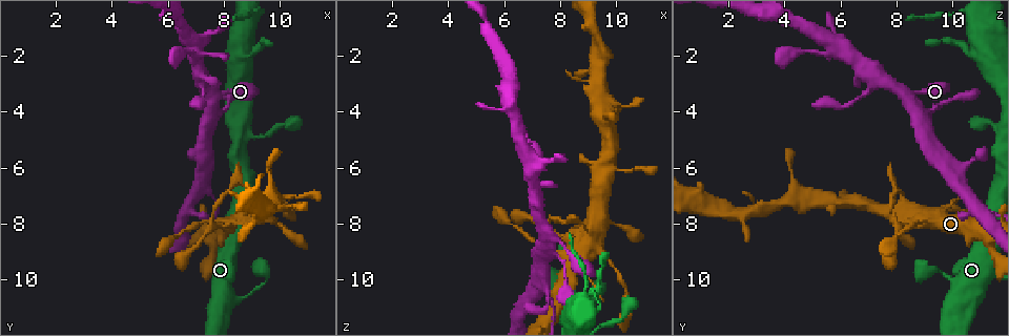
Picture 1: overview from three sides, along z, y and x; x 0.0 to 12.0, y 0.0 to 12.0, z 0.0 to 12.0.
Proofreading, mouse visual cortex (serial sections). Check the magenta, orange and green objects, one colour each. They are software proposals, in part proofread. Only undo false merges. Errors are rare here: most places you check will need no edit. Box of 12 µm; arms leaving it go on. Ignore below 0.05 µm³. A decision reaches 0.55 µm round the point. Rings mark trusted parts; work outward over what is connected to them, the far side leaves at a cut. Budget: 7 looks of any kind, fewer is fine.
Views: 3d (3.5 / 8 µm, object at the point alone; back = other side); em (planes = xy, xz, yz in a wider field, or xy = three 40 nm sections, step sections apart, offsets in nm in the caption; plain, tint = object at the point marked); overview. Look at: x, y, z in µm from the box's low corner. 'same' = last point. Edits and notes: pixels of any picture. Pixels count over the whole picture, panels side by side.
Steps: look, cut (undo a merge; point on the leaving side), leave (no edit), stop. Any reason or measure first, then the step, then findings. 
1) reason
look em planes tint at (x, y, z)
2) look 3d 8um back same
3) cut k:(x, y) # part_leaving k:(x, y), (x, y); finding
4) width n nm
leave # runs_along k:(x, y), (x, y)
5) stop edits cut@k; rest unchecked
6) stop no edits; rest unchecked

sudden change in width
look 3d 3.5um at (8.9, 2.0, 10.6)

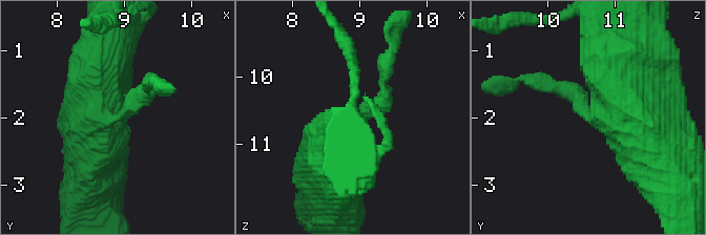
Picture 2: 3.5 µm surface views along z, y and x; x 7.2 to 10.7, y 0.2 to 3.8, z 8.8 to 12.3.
now the EM
look em xy step 2 tint at (8.90, 2.00, 10.60)

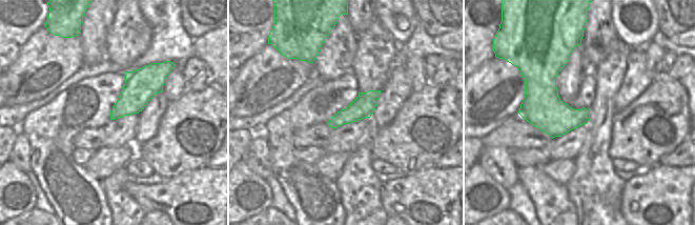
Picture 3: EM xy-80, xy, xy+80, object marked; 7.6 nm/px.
leave # runs_along 2:(330, 164), (339, 126), (385, 97), (381, 76); all the same cell

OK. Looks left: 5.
abrupt turn
look 3d 3.5um at (8.8, 6.7, 7.9)

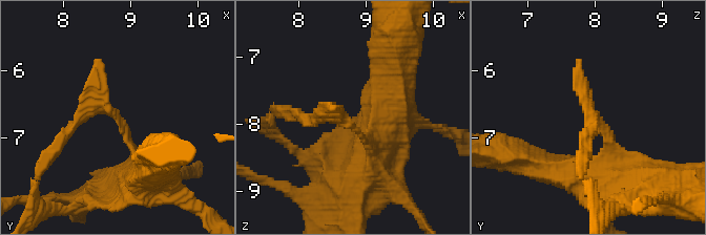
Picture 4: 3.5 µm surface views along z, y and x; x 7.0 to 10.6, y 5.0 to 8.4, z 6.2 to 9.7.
look em xy step 2 tint at (8.75, 6.70, 7.95)

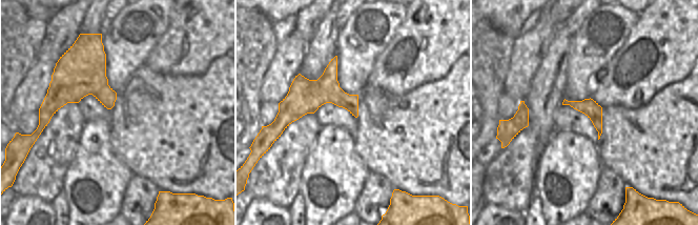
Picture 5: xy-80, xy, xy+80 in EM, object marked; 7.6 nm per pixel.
leave # runs_along 4:(144, 182), (127, 130), (102, 104), (63, 140); all the same cell

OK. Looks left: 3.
sudden change in width
look 3d 3.5um at (6.6, 1.9, 4.4)

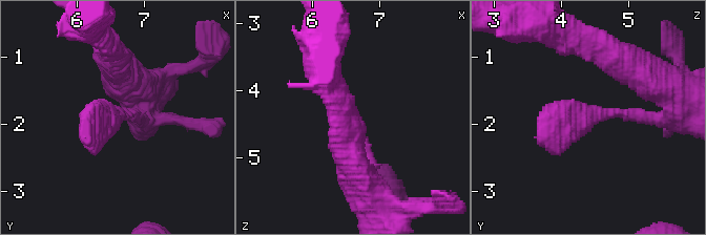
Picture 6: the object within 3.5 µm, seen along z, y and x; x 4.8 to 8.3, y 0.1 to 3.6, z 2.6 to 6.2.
now the EM
look em xy step 3 tint at (6.60, 1.90, 4.40)

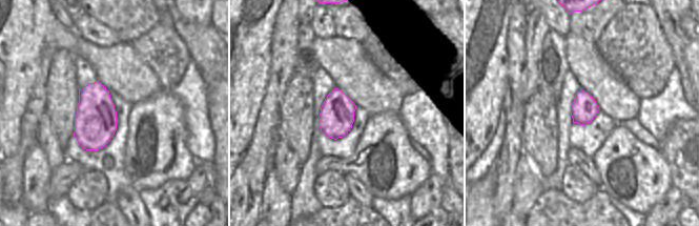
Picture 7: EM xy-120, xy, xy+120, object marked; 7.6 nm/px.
leave # runs_along 6:(372, 177), (366, 145), (320, 70); continuous, no second cell

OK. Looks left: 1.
stop no edits; rest unchecked

